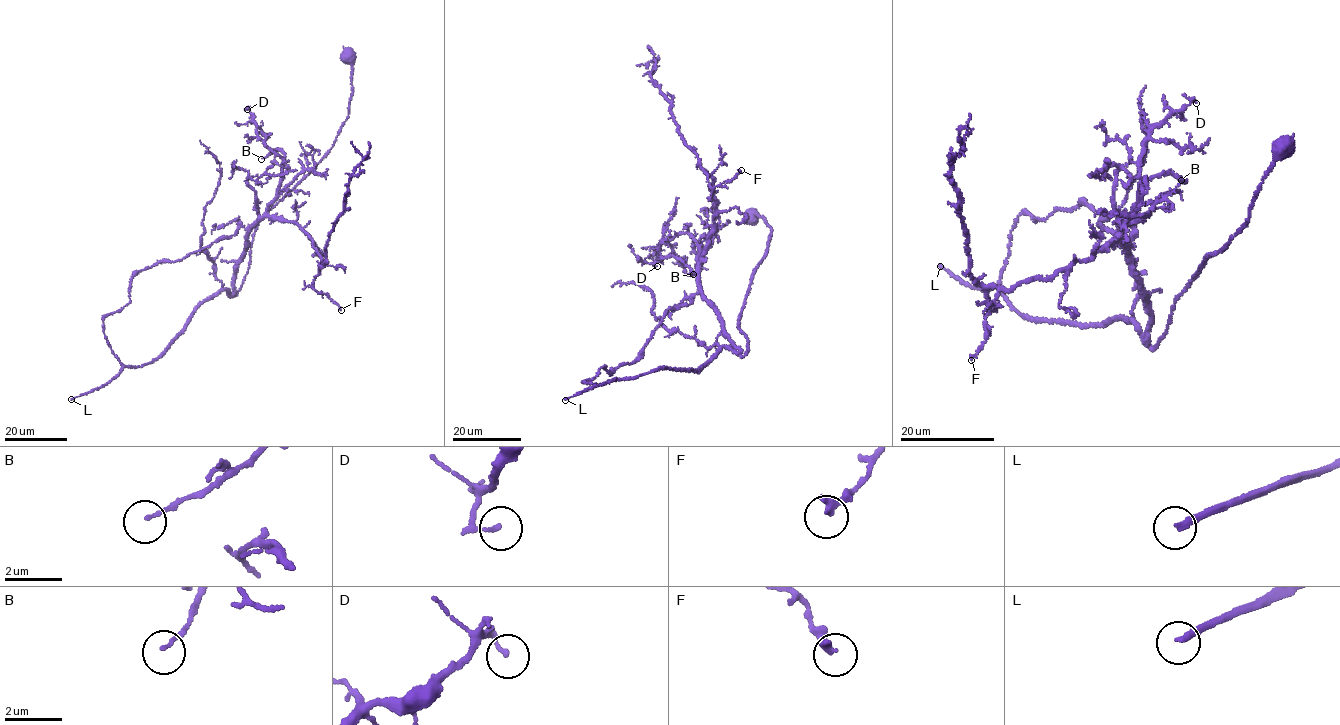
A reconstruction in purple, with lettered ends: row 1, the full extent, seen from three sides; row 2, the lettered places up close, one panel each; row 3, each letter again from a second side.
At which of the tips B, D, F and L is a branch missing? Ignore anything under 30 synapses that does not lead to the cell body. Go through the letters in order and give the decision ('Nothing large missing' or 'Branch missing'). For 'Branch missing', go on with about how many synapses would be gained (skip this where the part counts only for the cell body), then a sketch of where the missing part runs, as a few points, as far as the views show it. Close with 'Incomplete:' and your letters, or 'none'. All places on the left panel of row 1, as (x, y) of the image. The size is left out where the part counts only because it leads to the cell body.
B: Nothing large missing
D: Nothing large missing
F: Nothing large missing
L: Branch missing. Roughly 300 synapses
Incomplete: L

